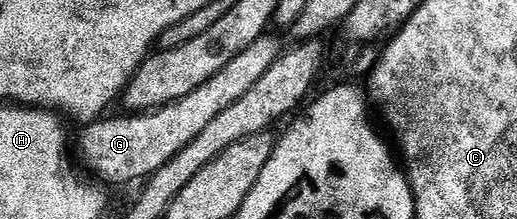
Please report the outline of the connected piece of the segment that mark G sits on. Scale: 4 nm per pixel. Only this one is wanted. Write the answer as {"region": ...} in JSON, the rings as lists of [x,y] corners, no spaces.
{"region":[[[275,33],[261,35],[220,72],[208,78],[204,86],[192,90],[192,94],[176,102],[162,108],[153,108],[151,112],[121,114],[111,120],[99,118],[87,123],[83,127],[86,129],[78,136],[78,156],[83,164],[81,167],[107,185],[126,184],[129,180],[142,182],[156,174],[164,162],[176,158],[176,154],[180,154],[180,150],[184,150],[184,146],[188,146],[188,142],[192,142],[192,138],[196,138],[196,134],[200,134],[200,130],[204,130],[212,118],[243,97],[268,72],[272,63],[282,56],[286,49],[282,44],[282,34]]]}

